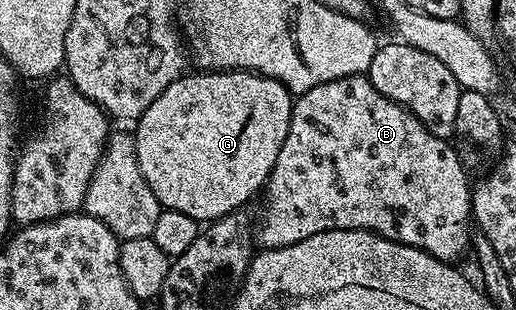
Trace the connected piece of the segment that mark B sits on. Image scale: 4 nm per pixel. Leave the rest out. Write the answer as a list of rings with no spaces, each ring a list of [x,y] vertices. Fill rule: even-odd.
[[[352,75],[351,77],[341,77],[335,81],[327,81],[323,85],[315,85],[315,89],[307,89],[293,100],[293,112],[291,113],[287,141],[283,141],[283,149],[279,149],[279,157],[275,157],[275,165],[269,174],[269,182],[263,188],[264,195],[266,195],[261,219],[259,215],[259,243],[265,249],[286,247],[287,245],[295,245],[295,241],[307,241],[307,237],[315,237],[315,233],[334,231],[335,229],[359,229],[360,231],[374,231],[384,239],[390,239],[403,245],[411,245],[415,249],[423,249],[439,261],[456,264],[457,258],[464,251],[468,252],[471,247],[473,197],[468,177],[470,178],[467,168],[461,164],[461,159],[457,156],[456,146],[451,145],[450,140],[432,135],[429,128],[416,119],[409,110],[401,107],[395,101],[383,97],[383,93],[379,93],[379,89],[375,89],[375,85],[371,85],[368,77]]]

